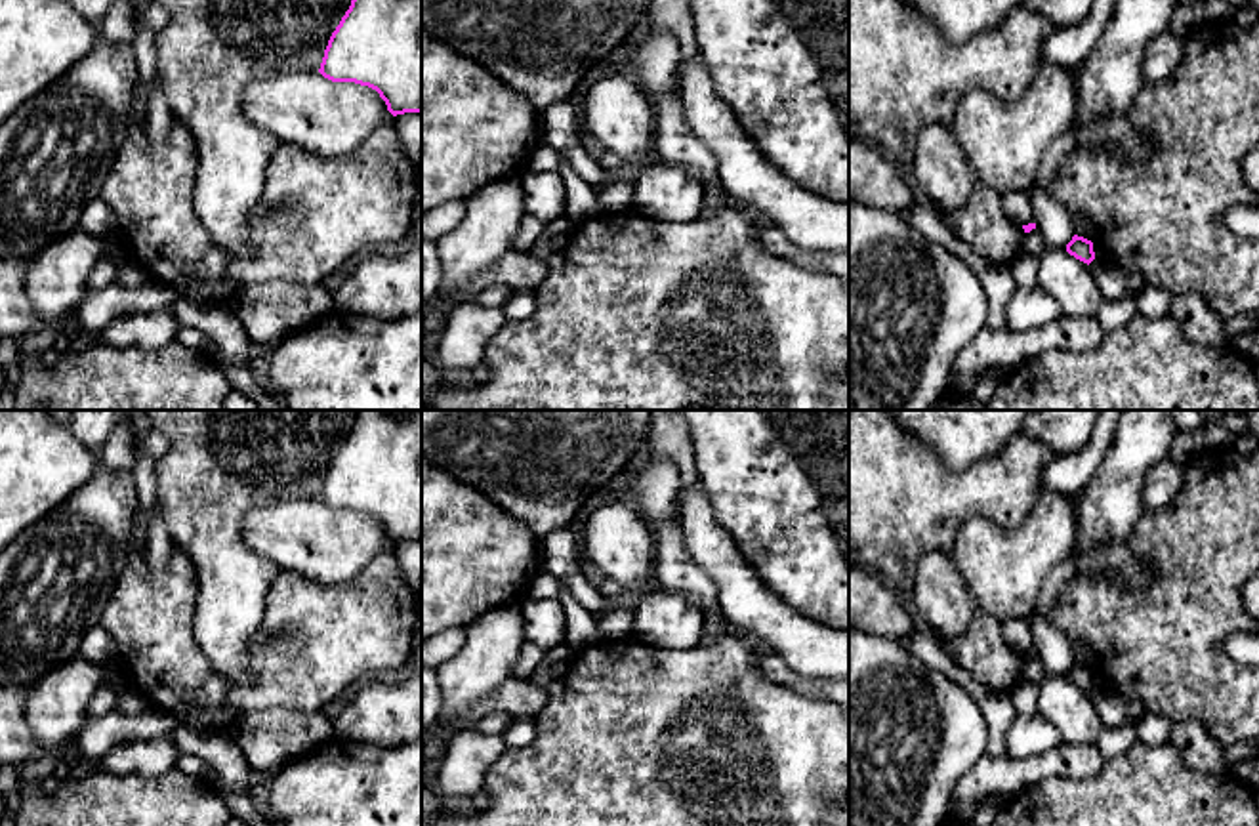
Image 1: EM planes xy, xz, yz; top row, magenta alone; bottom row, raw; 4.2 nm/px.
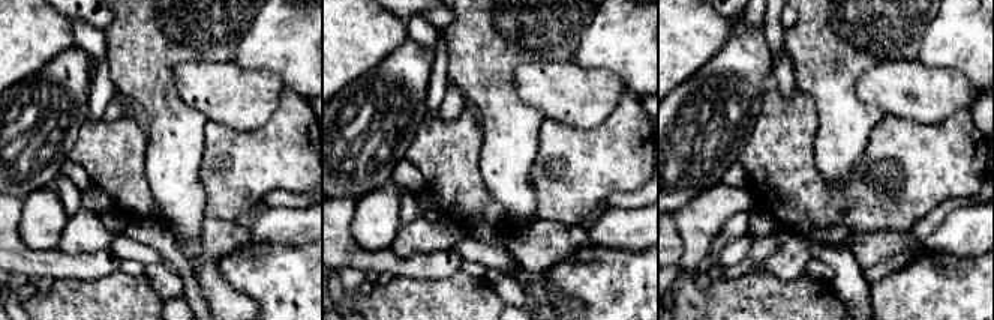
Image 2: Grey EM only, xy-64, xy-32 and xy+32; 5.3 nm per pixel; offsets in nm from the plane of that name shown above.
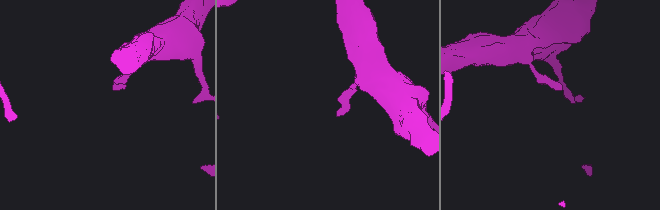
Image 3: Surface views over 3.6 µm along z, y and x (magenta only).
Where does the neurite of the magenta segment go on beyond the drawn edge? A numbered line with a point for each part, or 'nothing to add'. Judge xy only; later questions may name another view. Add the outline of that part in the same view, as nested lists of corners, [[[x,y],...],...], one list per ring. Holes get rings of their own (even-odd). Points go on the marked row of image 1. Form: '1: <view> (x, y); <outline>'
nothing to add

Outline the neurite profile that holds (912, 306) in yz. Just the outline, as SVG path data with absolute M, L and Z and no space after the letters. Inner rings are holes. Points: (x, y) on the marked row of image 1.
M849 198L849 410L931 410L952 382L958 353L986 328L988 298L965 261L929 240L900 214Z

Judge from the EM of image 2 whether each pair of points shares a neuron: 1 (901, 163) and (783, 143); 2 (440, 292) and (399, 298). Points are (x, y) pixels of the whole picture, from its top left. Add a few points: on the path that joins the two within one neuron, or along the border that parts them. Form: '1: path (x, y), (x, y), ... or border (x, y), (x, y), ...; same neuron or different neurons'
1: path (870, 194), (826, 196), (805, 175); same neuron
2: path (429, 298), (410, 298); same neuron

